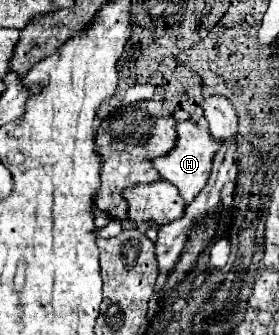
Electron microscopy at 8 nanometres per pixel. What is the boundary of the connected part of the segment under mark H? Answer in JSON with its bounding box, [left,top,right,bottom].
[152,120,222,204]

